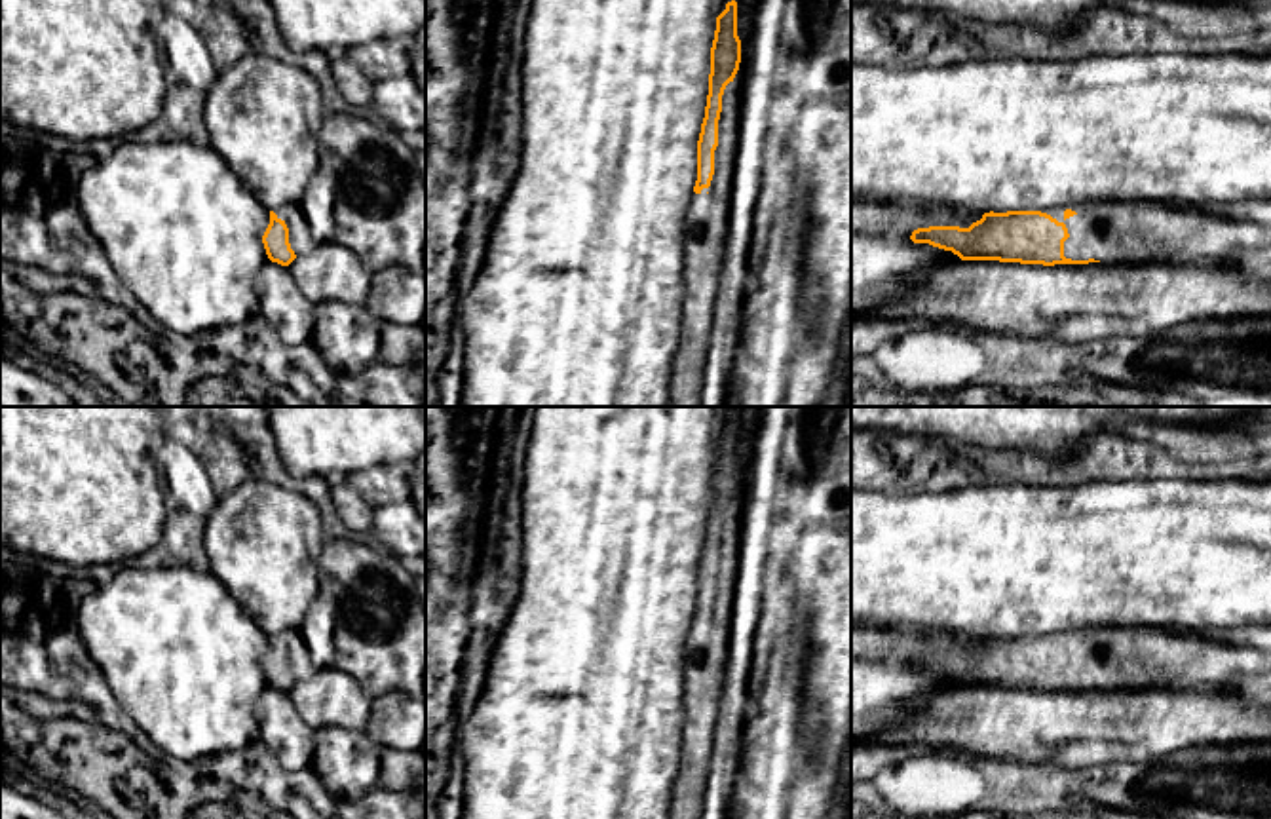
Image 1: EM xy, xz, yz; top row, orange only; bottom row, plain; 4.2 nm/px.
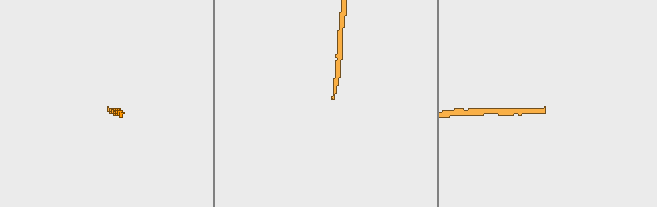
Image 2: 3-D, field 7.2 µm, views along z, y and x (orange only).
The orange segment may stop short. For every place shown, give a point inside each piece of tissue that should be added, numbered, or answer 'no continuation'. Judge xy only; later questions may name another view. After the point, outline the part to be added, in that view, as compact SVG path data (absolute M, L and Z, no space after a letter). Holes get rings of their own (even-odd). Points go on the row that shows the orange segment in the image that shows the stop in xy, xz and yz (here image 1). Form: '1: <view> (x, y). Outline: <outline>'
1: xy (303, 240). Outline: M300 201L281 205L274 211L277 219L287 224L289 243L296 257L312 253L321 243L300 207Z

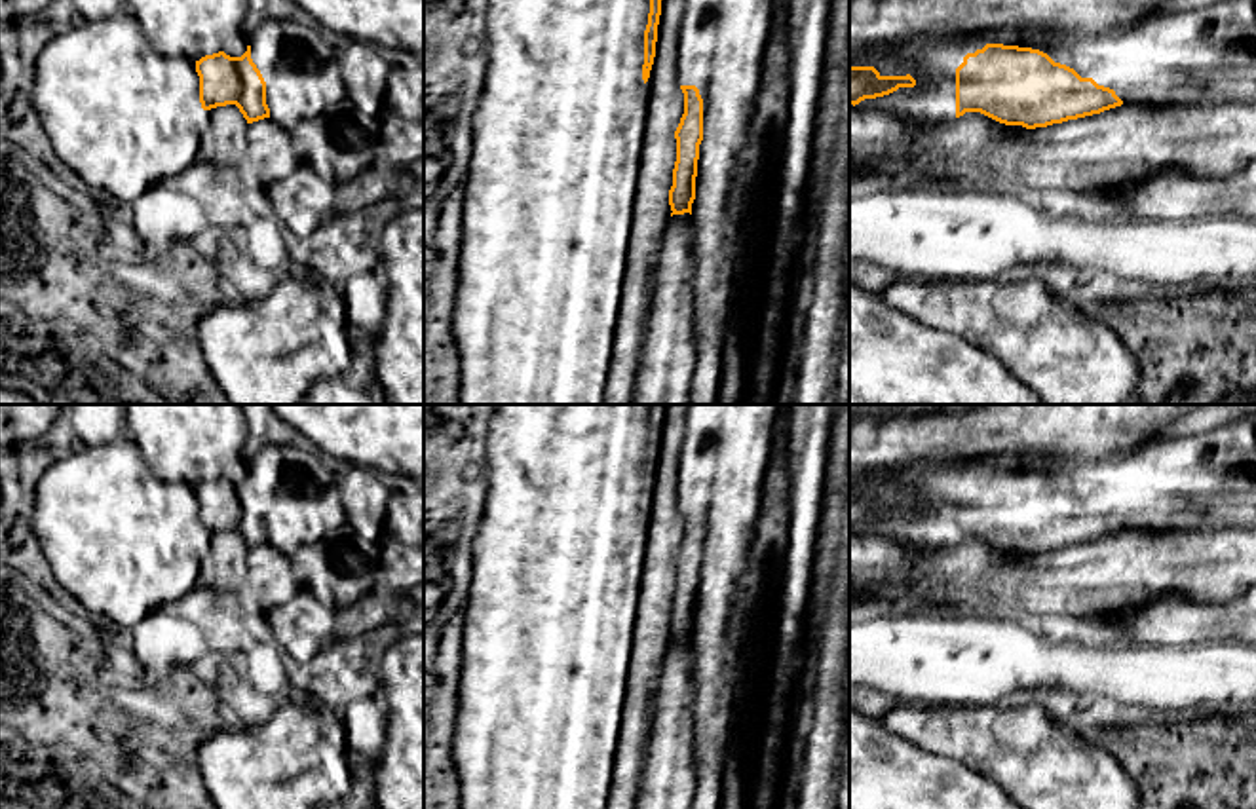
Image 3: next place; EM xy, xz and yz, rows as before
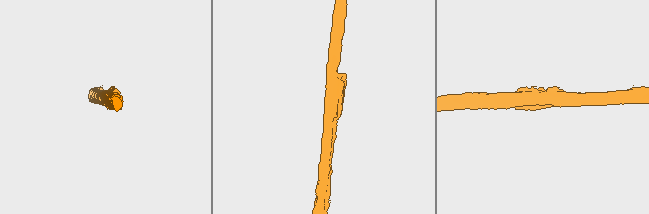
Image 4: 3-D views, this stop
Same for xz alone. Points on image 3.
no continuation

